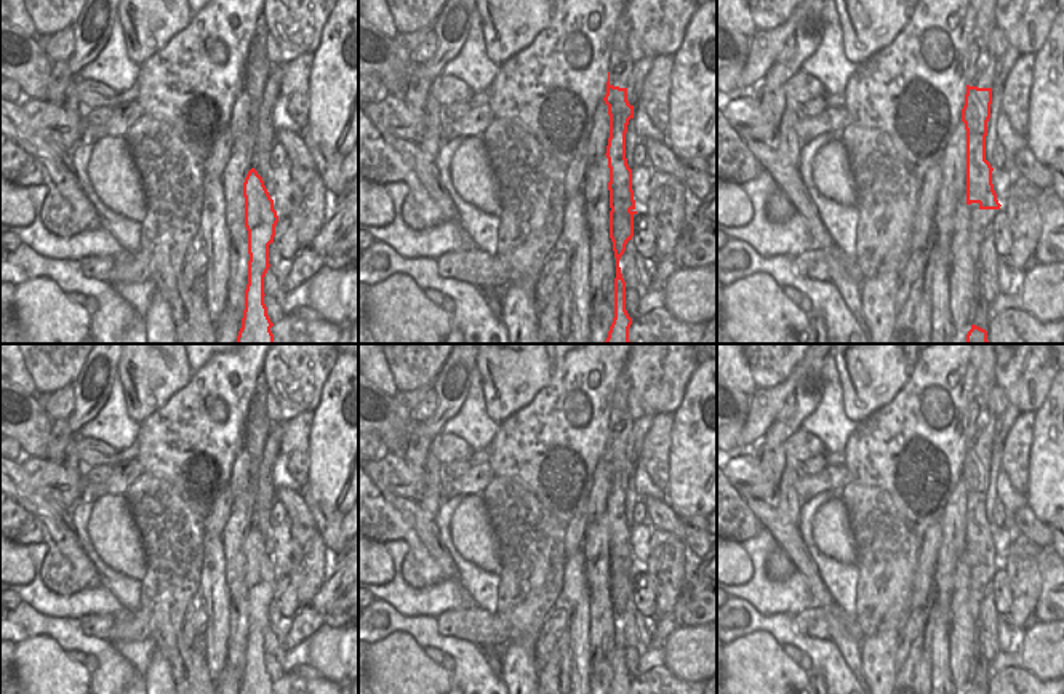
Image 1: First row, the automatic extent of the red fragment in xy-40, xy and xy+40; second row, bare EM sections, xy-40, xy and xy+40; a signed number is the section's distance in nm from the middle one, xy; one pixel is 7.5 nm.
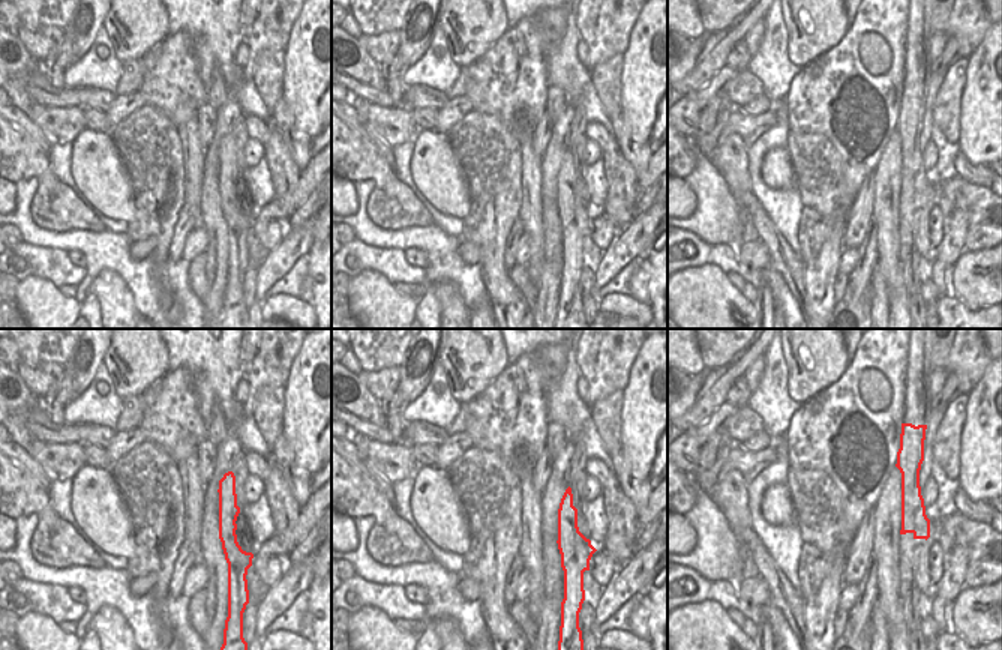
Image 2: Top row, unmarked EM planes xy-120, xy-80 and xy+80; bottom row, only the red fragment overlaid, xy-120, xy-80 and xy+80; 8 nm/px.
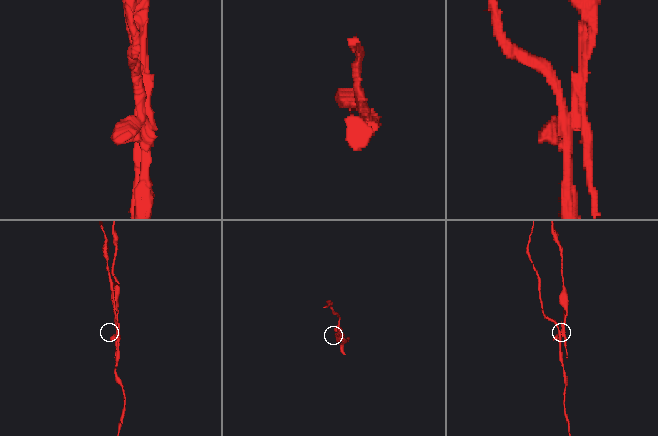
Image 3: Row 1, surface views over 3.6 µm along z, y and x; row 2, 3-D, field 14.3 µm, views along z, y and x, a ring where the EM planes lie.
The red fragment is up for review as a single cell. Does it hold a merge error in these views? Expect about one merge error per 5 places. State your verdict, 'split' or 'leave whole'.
split

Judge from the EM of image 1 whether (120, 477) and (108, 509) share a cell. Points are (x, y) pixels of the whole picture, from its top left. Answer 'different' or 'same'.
different

